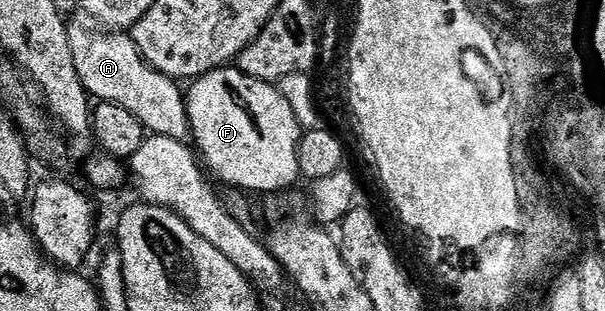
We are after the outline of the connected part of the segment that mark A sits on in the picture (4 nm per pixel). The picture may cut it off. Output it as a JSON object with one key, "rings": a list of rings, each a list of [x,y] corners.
{"rings":[[[89,28],[69,29],[69,41],[71,42],[71,54],[75,58],[75,70],[79,70],[79,78],[83,86],[88,90],[94,101],[107,104],[118,104],[123,110],[131,110],[135,118],[154,136],[166,136],[176,140],[188,141],[191,133],[189,131],[189,115],[185,109],[186,93],[182,85],[163,75],[159,70],[151,67],[141,56],[141,51],[135,46],[132,35],[123,32],[111,32],[108,30],[96,30],[92,32]]]}

